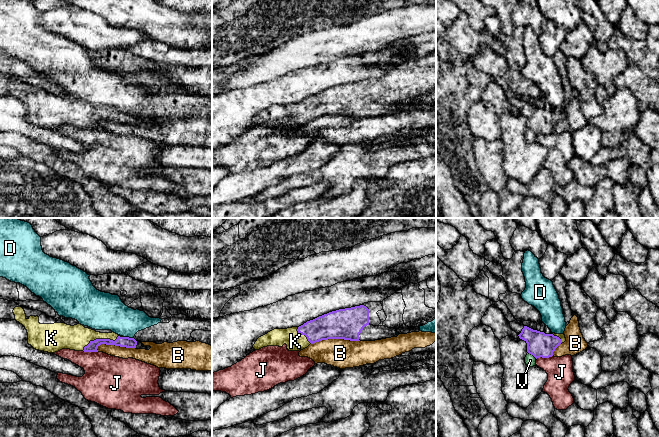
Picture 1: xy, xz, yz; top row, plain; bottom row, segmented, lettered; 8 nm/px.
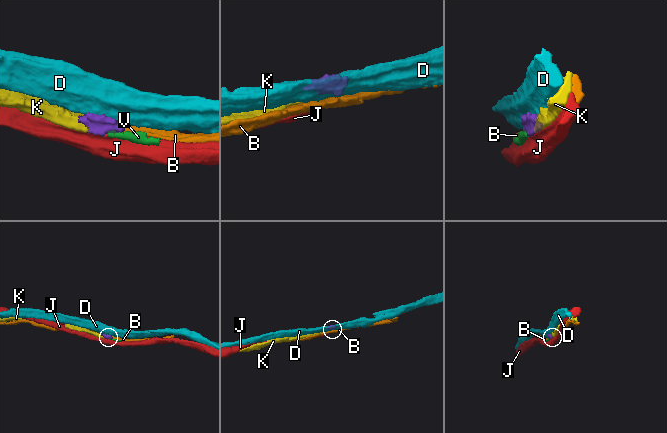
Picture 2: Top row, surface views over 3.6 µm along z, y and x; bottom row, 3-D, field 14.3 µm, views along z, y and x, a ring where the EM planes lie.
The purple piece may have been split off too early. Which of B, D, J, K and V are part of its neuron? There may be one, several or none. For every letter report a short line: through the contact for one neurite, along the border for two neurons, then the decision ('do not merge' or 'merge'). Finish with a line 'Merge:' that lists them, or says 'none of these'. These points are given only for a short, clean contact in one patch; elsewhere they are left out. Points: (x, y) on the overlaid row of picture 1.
B: line xz (359, 340), (322, 339), (311, 344); do not merge
D: line xy (123, 336), (133, 338); do not merge
J: do not merge
K: merge
V: line yz (539, 344), (532, 354), (530, 360); merge
Merge: K, V

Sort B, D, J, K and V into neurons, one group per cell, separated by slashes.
B / D / J / K V

